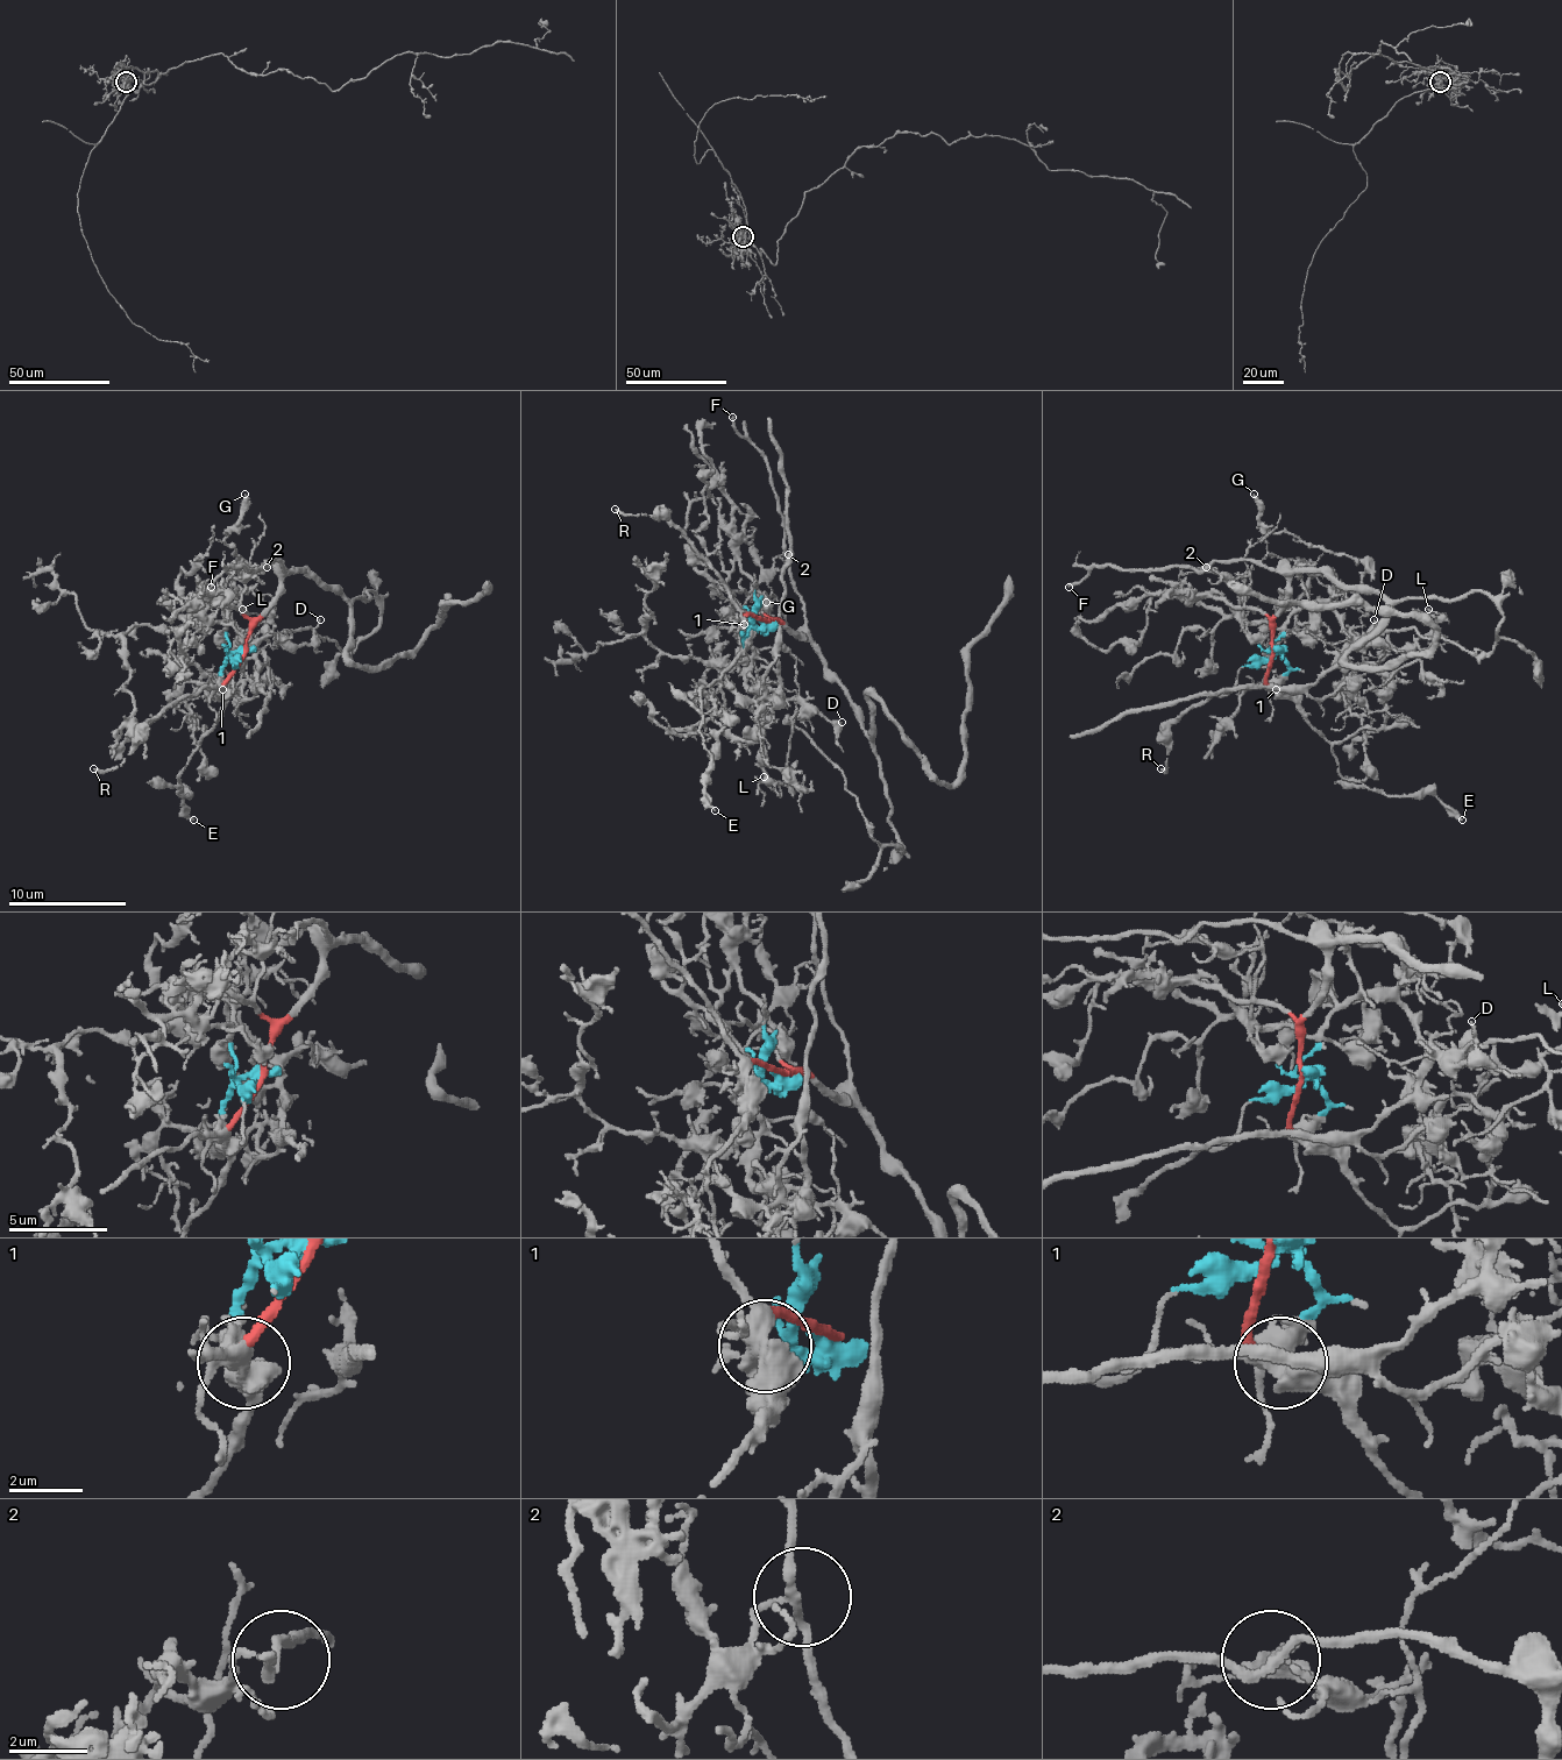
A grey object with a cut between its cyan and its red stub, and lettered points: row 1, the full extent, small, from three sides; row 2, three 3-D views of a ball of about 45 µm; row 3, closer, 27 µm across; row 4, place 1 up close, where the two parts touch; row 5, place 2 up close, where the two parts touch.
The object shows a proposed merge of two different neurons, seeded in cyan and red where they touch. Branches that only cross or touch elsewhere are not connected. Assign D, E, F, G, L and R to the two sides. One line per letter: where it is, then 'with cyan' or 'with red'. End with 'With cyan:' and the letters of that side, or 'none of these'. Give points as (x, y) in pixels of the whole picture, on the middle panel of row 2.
D: at (842, 722); with cyan
E: at (715, 810); with red
F: at (732, 417); with red
G: at (766, 602); with cyan
L: at (764, 776); with cyan
R: at (615, 509); with red
With cyan: D, G, L

